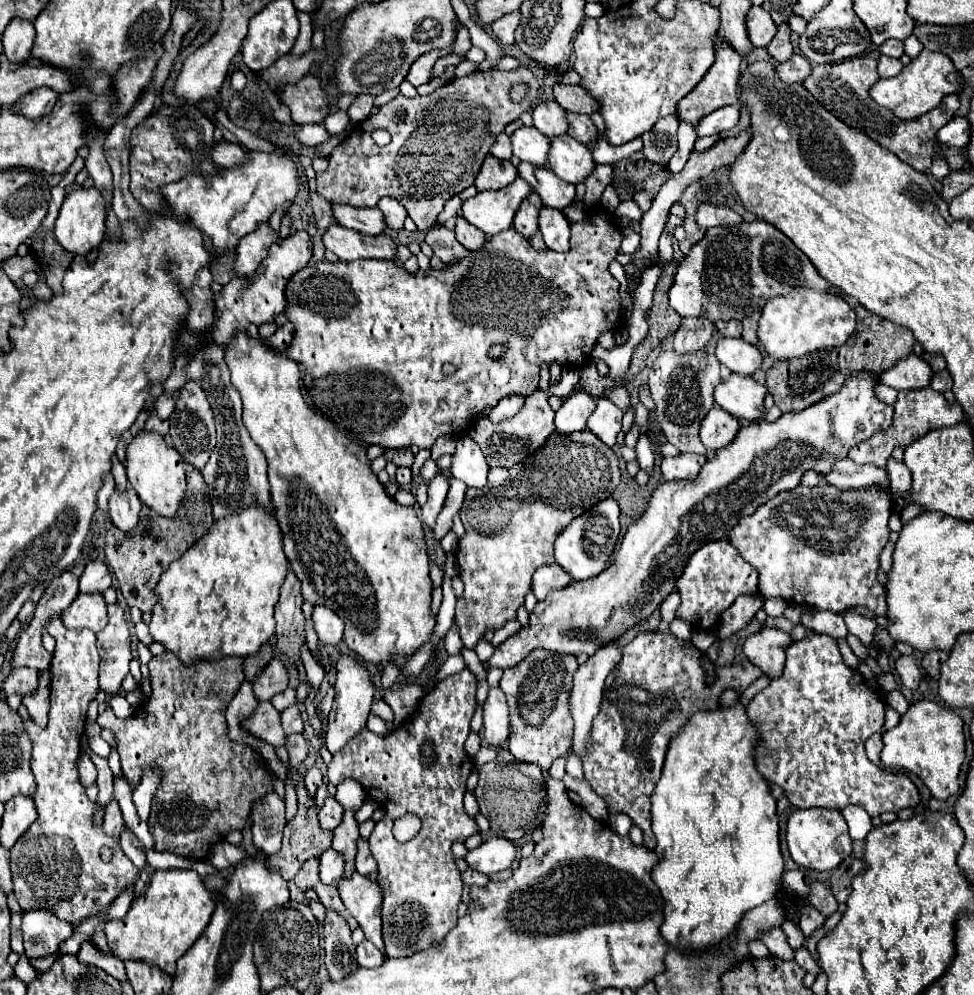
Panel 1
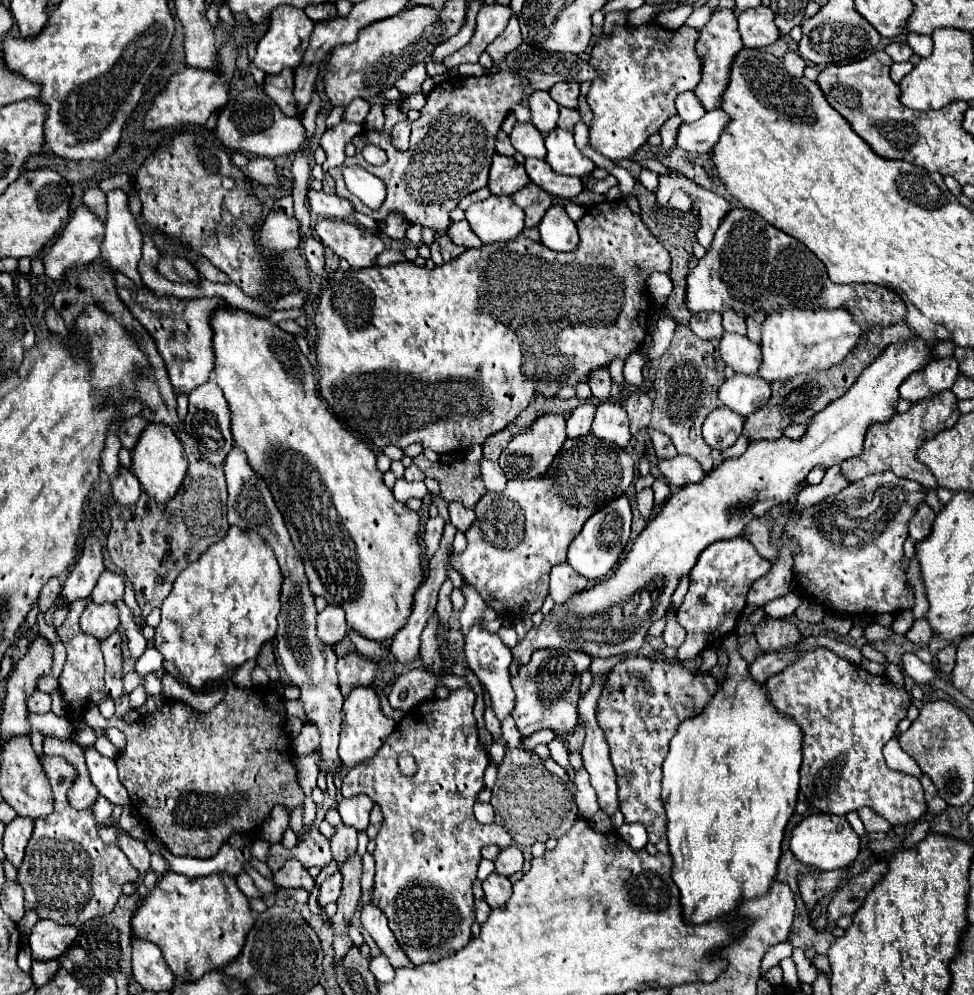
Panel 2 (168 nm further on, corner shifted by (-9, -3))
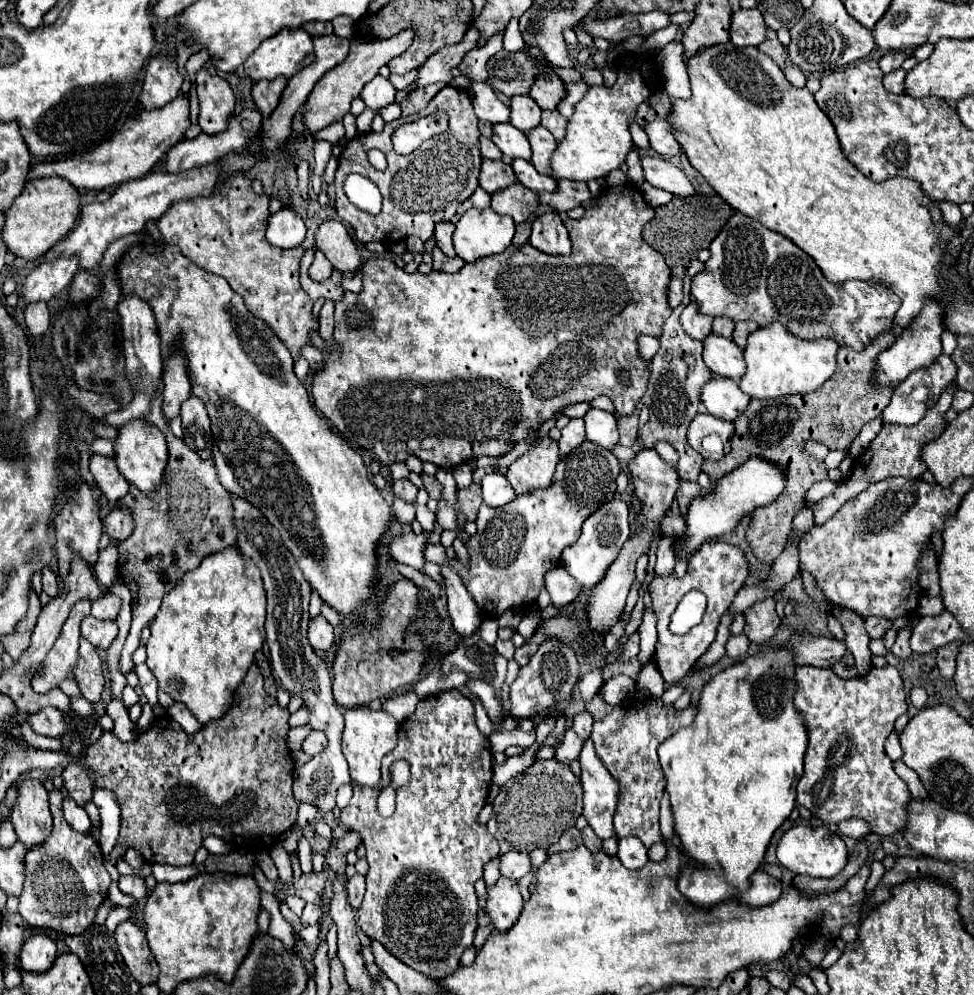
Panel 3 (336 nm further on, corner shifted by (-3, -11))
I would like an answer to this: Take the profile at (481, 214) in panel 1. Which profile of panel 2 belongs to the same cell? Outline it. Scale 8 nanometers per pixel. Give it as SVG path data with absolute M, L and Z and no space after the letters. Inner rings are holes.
M489 196L465 210L471 230L483 244L513 240L523 230L523 210L511 196Z

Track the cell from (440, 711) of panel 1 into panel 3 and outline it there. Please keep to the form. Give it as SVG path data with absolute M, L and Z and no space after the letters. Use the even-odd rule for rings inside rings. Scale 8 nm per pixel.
M447 690L421 700L417 710L401 722L399 744L383 760L381 784L377 788L353 784L353 798L339 814L349 830L361 832L367 848L369 872L367 892L357 910L359 928L369 938L379 940L403 964L429 978L443 978L455 972L463 950L473 944L477 928L477 898L473 884L483 876L483 864L499 856L499 842L489 834L487 826L477 824L493 776L491 766L491 744L475 726L473 702L457 690ZM395 760L407 760L413 778L407 786L397 788L397 808L393 816L383 818L377 810L377 798L391 782L389 766ZM399 888L407 888L409 892L409 896L403 894L403 902L399 898Z

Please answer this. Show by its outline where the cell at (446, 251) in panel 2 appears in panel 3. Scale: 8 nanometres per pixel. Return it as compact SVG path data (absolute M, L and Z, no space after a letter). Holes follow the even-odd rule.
M437 246L433 248L431 256L433 256L433 270L441 270L441 272L457 272L465 264L459 256L455 256L455 258L445 256Z

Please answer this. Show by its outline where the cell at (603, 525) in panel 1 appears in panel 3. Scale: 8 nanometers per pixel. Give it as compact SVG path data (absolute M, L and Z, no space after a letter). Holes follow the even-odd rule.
M611 500L603 504L599 510L595 510L585 522L583 522L583 532L579 540L565 548L561 554L561 566L583 586L583 588L593 588L597 586L599 580L603 580L609 564L617 558L621 546L629 538L629 506L623 500Z

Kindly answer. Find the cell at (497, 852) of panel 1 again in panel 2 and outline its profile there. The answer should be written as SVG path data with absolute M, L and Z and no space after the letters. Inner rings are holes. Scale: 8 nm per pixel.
M507 846L495 860L495 868L503 876L511 876L523 868L523 852L517 846Z

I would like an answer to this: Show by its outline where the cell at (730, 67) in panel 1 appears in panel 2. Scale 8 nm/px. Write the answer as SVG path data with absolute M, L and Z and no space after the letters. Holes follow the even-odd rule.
M717 8L713 10L709 22L701 28L699 40L695 42L695 52L701 58L701 82L695 88L695 94L699 96L701 104L705 104L705 110L719 108L719 96L725 90L725 84L729 80L729 68L735 58L735 54L743 48L739 30L737 30L737 16L729 8Z

